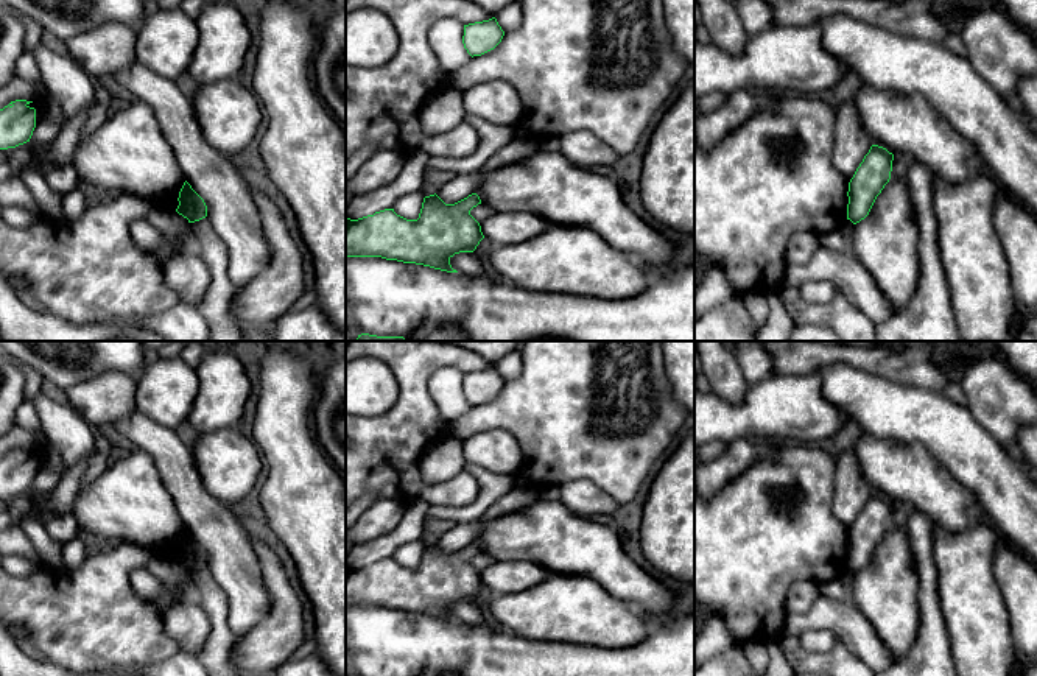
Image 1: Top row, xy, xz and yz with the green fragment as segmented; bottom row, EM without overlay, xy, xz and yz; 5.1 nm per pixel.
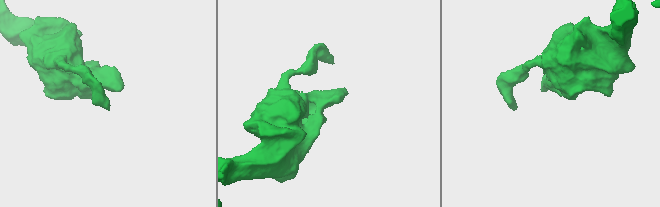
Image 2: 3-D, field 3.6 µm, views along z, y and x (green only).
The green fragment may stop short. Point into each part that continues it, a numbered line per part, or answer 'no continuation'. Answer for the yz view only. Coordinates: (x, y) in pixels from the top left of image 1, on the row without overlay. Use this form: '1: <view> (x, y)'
no continuation

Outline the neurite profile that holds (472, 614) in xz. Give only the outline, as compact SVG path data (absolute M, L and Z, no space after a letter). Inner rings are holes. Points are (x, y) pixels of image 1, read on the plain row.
M475 601L455 603L453 606L450 606L450 614L459 623L472 626L472 628L492 625L483 606Z

